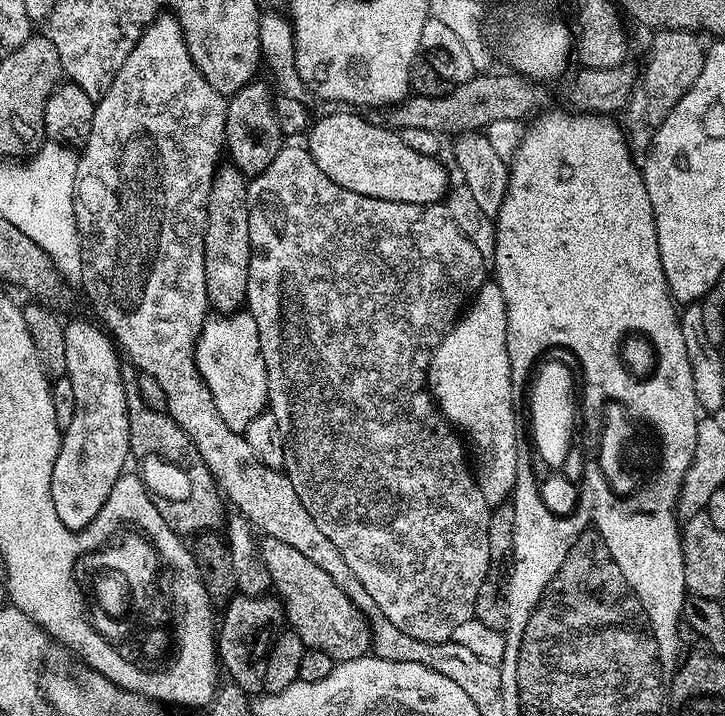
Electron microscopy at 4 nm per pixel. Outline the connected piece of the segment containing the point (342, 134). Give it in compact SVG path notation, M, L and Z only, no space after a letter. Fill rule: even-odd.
M352 110L340 111L344 112L332 112L317 124L315 121L306 133L306 147L312 161L330 182L338 182L338 186L354 190L354 194L386 202L438 204L447 197L450 191L448 172L437 157L410 150L410 146L402 142L399 131L380 122L371 124L364 117L367 115Z

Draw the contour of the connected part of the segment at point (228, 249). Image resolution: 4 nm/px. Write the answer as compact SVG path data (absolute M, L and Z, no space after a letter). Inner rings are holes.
M230 162L217 167L210 186L204 231L204 265L206 294L211 311L231 314L245 307L250 278L250 214L248 213L248 180Z

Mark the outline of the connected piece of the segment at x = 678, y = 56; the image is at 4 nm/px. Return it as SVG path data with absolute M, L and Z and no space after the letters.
M666 30L653 35L652 49L648 52L648 65L644 68L644 114L649 121L659 122L682 102L682 94L698 82L698 74L702 74L705 50L698 46L695 31Z

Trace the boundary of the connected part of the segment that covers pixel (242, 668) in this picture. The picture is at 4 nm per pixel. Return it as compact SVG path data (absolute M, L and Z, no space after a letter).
M237 594L223 605L224 617L215 633L218 664L228 671L227 679L237 684L245 694L264 692L266 658L276 635L285 627L284 606L275 595L244 596Z

